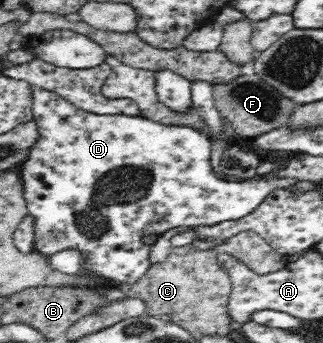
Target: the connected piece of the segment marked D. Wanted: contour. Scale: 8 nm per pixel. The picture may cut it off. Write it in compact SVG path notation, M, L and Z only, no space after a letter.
M38 86L31 88L33 119L36 121L36 128L40 133L40 138L36 140L36 144L30 148L28 158L21 165L20 178L22 179L22 187L24 187L24 199L28 214L34 217L34 247L33 251L50 258L55 253L65 249L78 249L86 256L85 264L80 269L81 275L94 274L99 278L114 281L114 283L136 284L150 268L152 262L149 260L150 252L147 250L151 247L156 237L165 233L167 230L179 227L198 228L199 231L206 232L207 229L214 224L228 220L238 220L254 211L260 206L266 197L273 190L288 188L292 184L296 184L298 179L270 177L260 179L251 179L250 181L241 181L237 183L228 183L214 173L210 165L210 152L212 150L211 141L208 135L202 133L190 125L166 125L166 123L151 121L150 118L127 117L123 114L92 114L75 106L74 103L68 102L62 96L50 90L44 90Z

